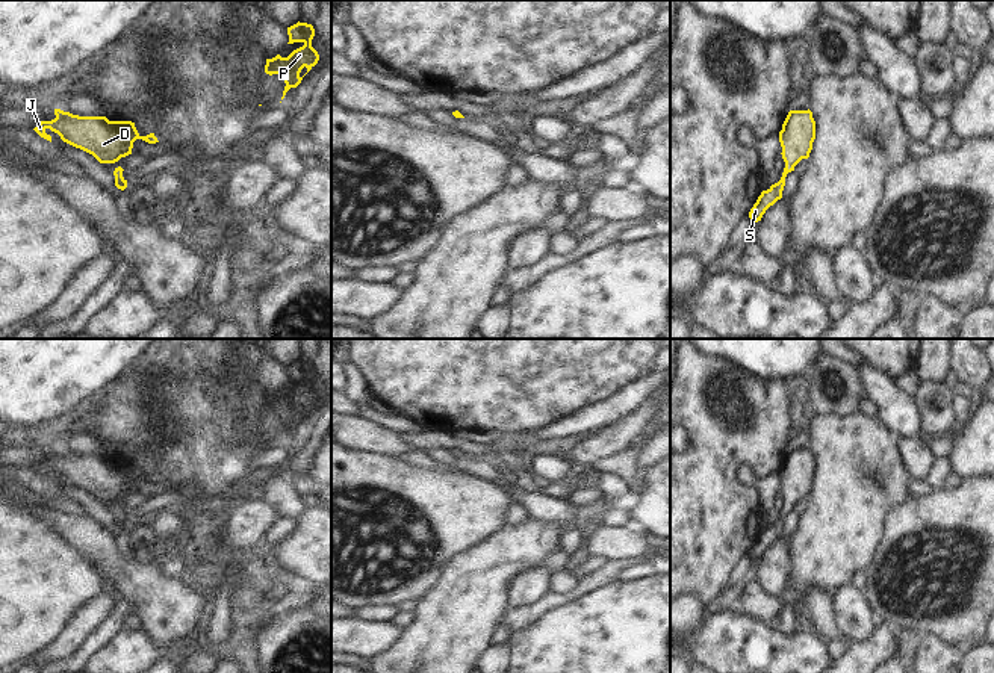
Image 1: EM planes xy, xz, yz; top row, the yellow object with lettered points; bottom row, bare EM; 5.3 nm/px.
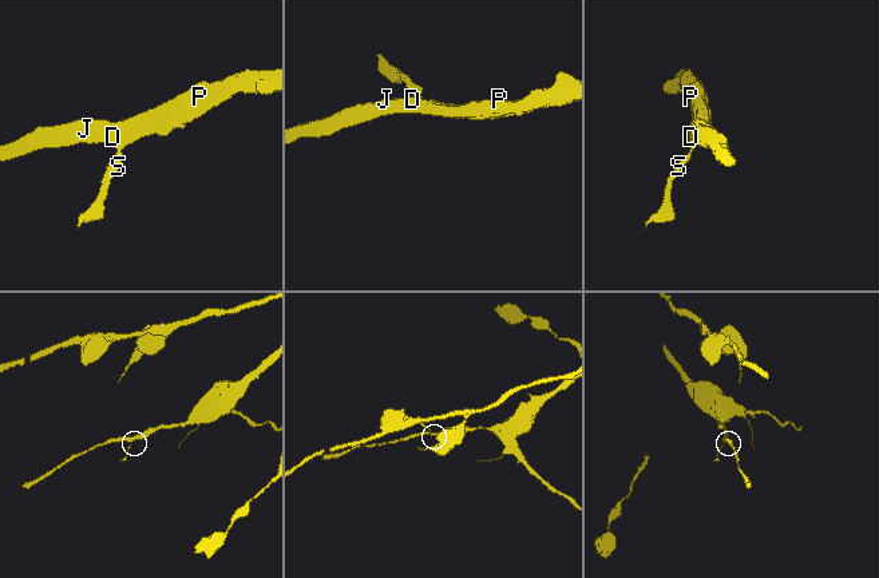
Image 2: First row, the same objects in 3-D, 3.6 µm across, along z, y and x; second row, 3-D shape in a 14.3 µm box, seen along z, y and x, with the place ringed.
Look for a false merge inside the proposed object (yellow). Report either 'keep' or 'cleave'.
keep

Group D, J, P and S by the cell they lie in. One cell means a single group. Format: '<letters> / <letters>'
D J P S

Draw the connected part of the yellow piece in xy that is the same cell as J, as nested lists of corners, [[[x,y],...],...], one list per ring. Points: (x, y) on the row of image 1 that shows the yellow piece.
[[[54,109],[56,118],[41,121],[33,129],[41,138],[51,142],[47,129],[76,148],[92,154],[100,163],[115,163],[132,154],[133,142],[142,139],[148,144],[159,142],[154,133],[141,136],[132,121],[109,121],[106,116],[79,116]]]

